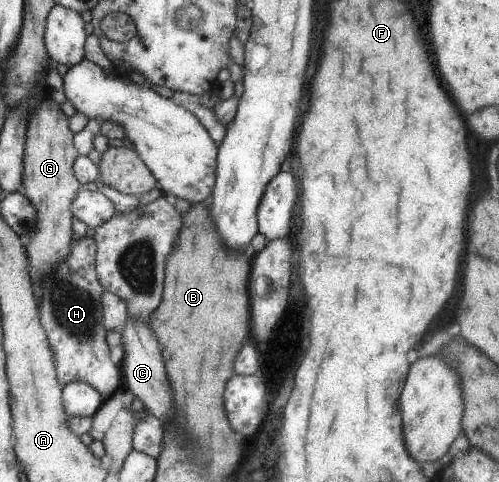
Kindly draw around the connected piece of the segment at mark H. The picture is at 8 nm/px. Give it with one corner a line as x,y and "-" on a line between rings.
80,237
71,244
70,252
67,253
67,259
58,264
51,275
43,276
41,286
41,303
39,309
39,319
42,323
42,330
45,332
48,348
51,350
55,379
58,386
62,389
72,381
86,383
92,387
98,394
106,400
110,398
118,389
122,387
121,371
119,365
114,365
110,361
110,349
105,341
107,330
103,325
103,308
100,302
103,293
95,271
95,244
90,237

